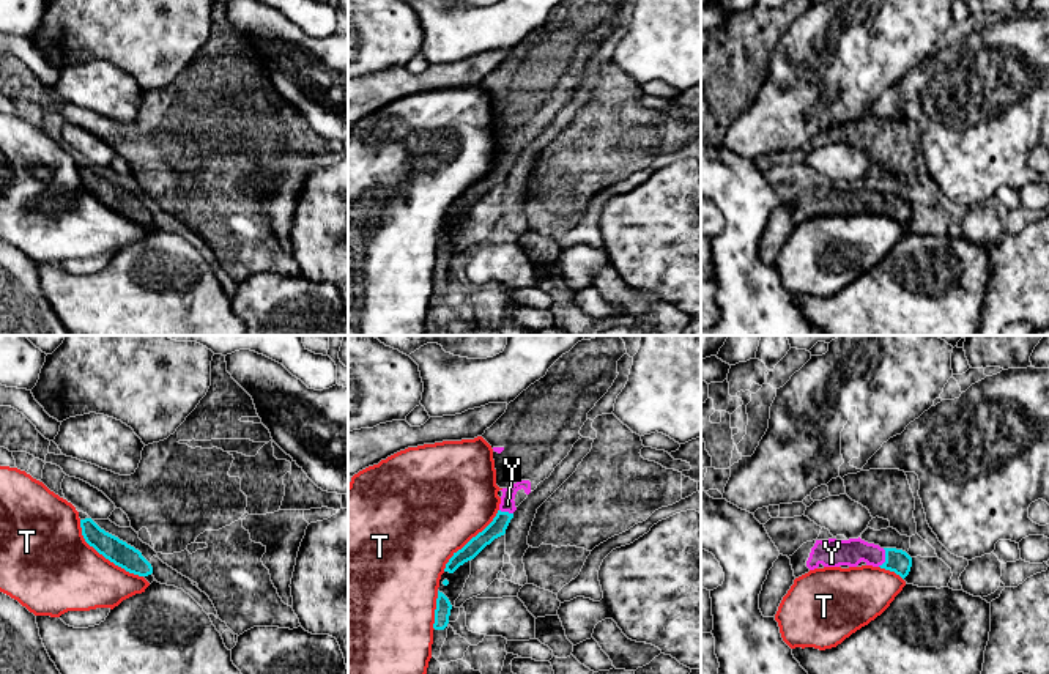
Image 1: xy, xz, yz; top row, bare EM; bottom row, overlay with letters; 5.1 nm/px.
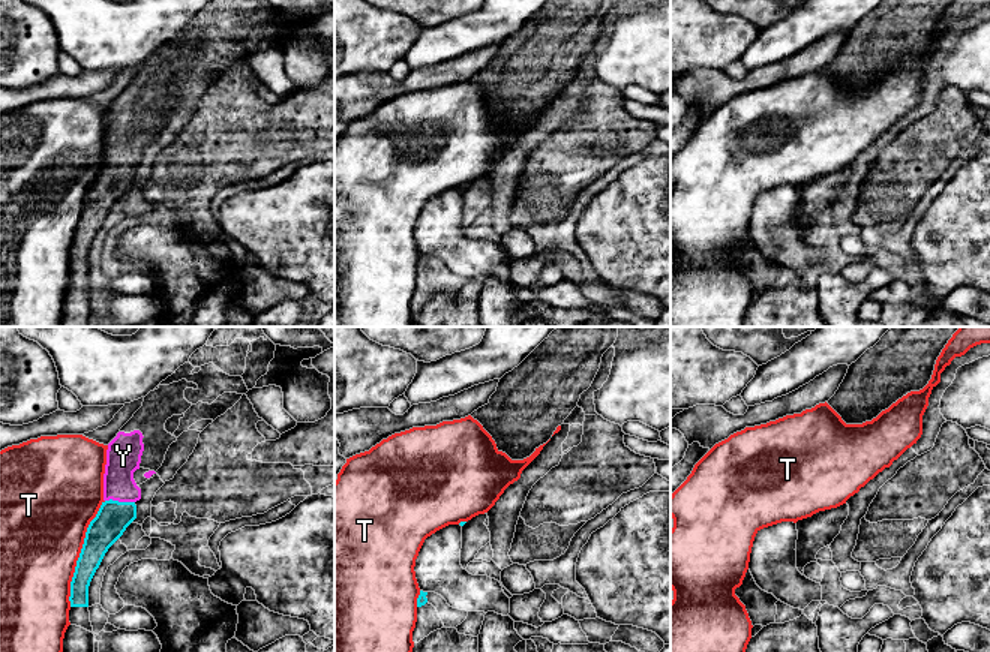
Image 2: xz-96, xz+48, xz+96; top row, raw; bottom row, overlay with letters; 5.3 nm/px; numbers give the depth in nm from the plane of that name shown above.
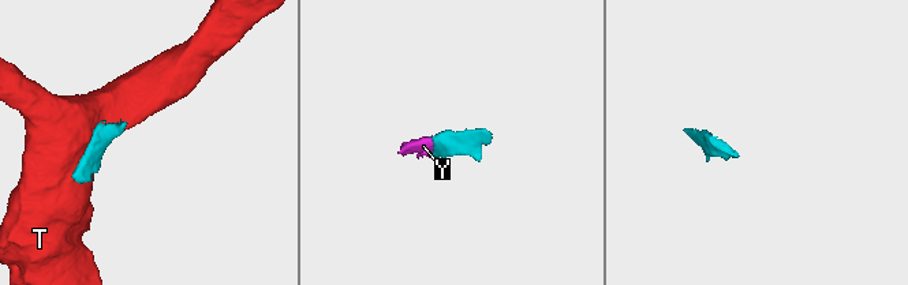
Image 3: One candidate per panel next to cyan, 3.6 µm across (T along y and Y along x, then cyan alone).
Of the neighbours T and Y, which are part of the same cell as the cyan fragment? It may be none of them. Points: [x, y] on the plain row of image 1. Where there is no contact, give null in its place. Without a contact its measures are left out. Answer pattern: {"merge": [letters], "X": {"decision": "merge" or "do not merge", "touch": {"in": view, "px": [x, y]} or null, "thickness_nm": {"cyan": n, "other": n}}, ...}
{"merge": ["Y"], "T": {"decision": "do not merge", "touch": {"in": "xy", "px": [104, 203]}, "thickness_nm": {"cyan": 120, "other": 420}}, "Y": {"decision": "merge", "touch": {"in": "yz", "px": [885, 205]}, "thickness_nm": {"cyan": 120, "other": 140}}}

